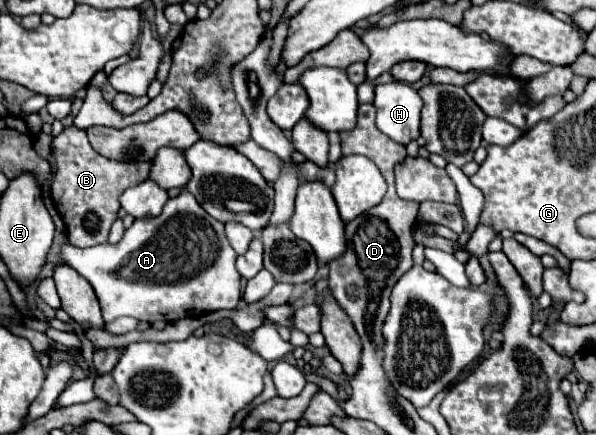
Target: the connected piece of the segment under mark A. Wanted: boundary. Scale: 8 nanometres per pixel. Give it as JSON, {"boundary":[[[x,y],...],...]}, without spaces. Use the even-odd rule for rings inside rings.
{"boundary":[[[182,191],[178,197],[174,199],[168,199],[162,215],[158,217],[152,217],[152,219],[136,219],[134,225],[124,233],[122,241],[116,243],[116,245],[110,245],[110,243],[104,243],[104,245],[96,245],[96,247],[90,247],[90,249],[78,249],[78,247],[72,247],[72,245],[64,245],[62,247],[62,253],[60,253],[60,259],[74,267],[84,279],[88,279],[88,283],[92,285],[96,295],[98,295],[98,301],[100,301],[100,309],[102,309],[102,317],[106,323],[114,321],[116,317],[120,315],[128,315],[128,317],[134,317],[138,321],[146,321],[146,323],[154,323],[154,321],[178,321],[182,317],[198,317],[198,315],[206,315],[206,313],[212,313],[212,311],[220,311],[220,309],[236,309],[240,297],[242,297],[242,291],[240,291],[240,273],[236,271],[236,251],[230,247],[226,235],[224,235],[224,225],[218,223],[216,219],[210,219],[210,215],[206,215],[206,211],[202,211],[202,207],[198,207],[194,195],[190,195],[188,191]]]}

